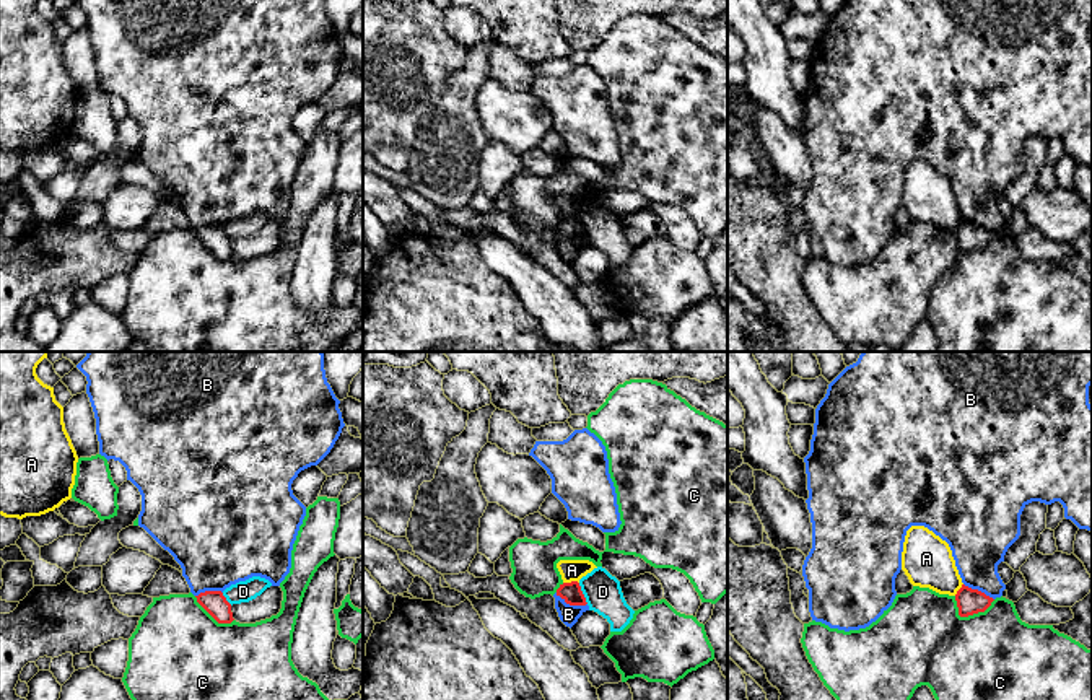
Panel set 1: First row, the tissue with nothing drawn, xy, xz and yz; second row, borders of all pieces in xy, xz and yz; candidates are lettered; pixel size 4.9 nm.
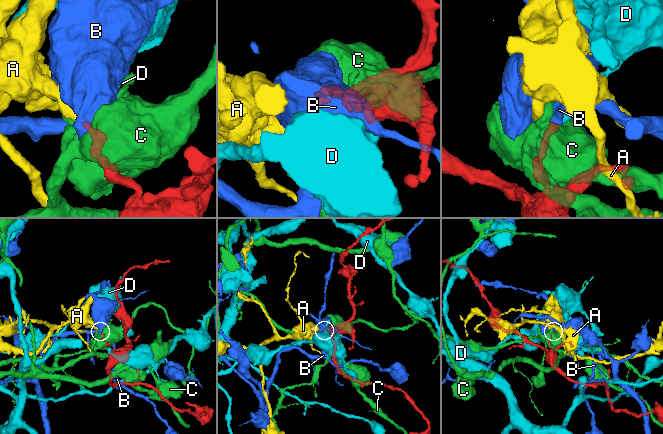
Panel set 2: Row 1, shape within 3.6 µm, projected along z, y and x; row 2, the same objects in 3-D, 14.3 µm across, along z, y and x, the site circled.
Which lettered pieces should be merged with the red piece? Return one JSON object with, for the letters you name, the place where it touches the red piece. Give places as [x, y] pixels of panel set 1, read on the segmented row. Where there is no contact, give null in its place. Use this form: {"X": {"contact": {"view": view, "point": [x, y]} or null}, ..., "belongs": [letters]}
{"belongs": []}

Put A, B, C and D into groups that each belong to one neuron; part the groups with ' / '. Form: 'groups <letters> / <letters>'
groups A / B / C / D

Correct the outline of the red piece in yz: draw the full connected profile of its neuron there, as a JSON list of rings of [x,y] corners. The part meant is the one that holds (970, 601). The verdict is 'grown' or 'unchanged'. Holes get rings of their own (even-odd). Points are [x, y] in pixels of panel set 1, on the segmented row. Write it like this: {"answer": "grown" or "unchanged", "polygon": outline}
{"answer": "unchanged", "polygon": [[[962,584],[962,588],[955,594],[955,601],[959,607],[959,615],[968,617],[978,612],[985,612],[994,599],[978,589],[972,589]]]}

